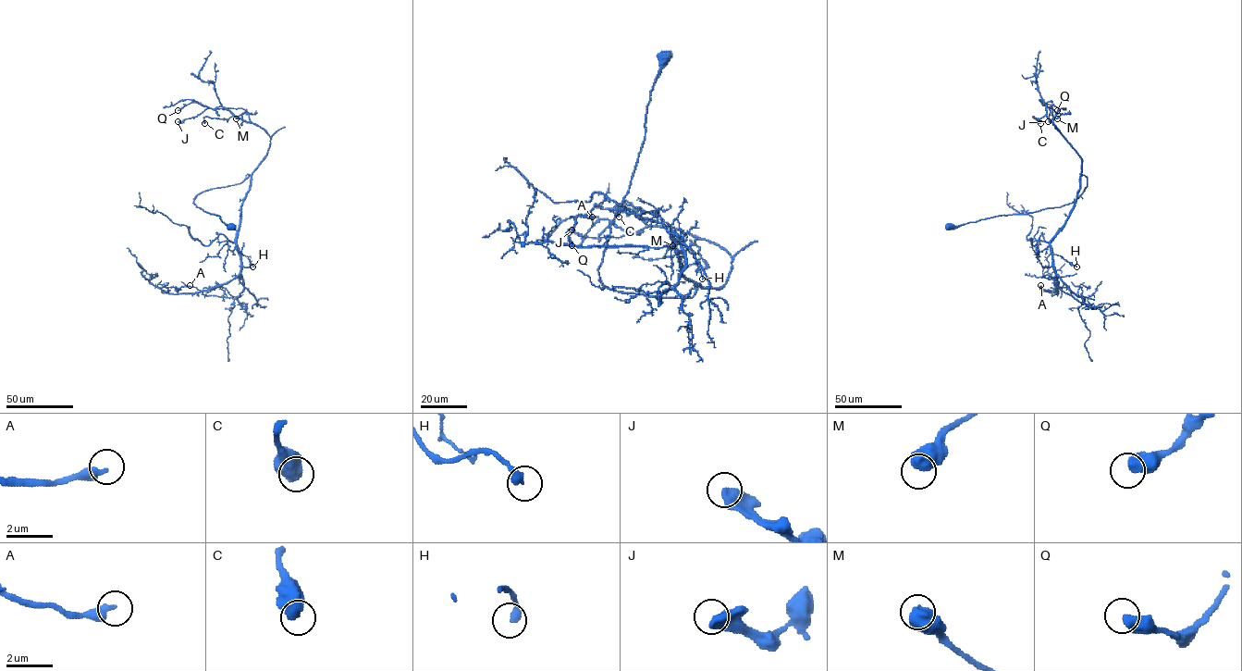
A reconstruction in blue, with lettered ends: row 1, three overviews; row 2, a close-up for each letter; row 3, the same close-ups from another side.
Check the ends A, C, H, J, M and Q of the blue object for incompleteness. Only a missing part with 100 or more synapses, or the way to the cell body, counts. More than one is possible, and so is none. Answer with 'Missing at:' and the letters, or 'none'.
Missing at: none

